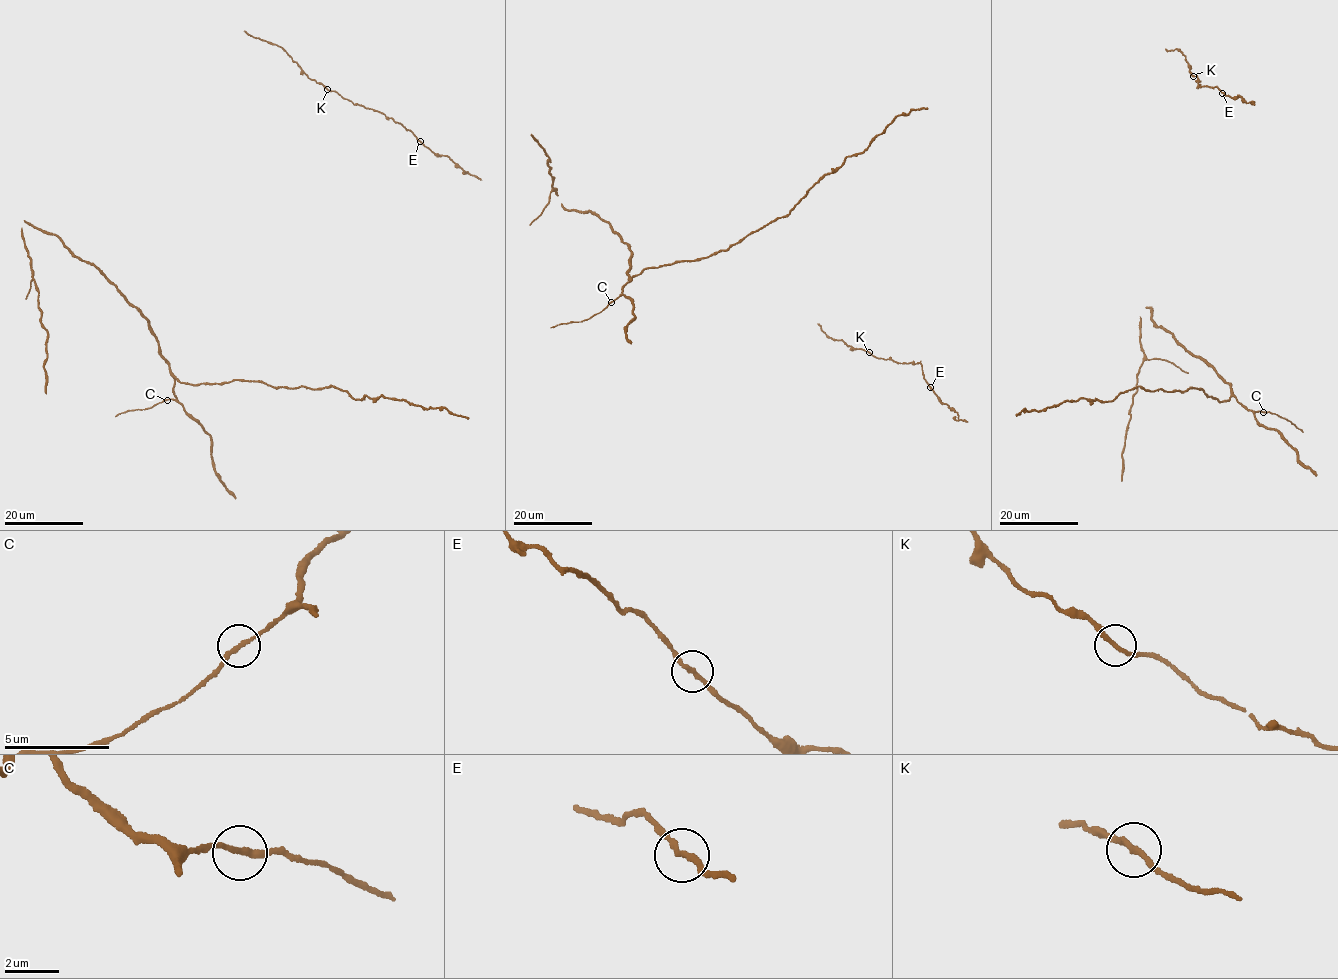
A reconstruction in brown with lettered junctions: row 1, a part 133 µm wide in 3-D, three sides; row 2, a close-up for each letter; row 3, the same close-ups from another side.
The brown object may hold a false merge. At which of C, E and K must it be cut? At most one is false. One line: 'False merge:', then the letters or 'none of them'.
False merge: none of them

